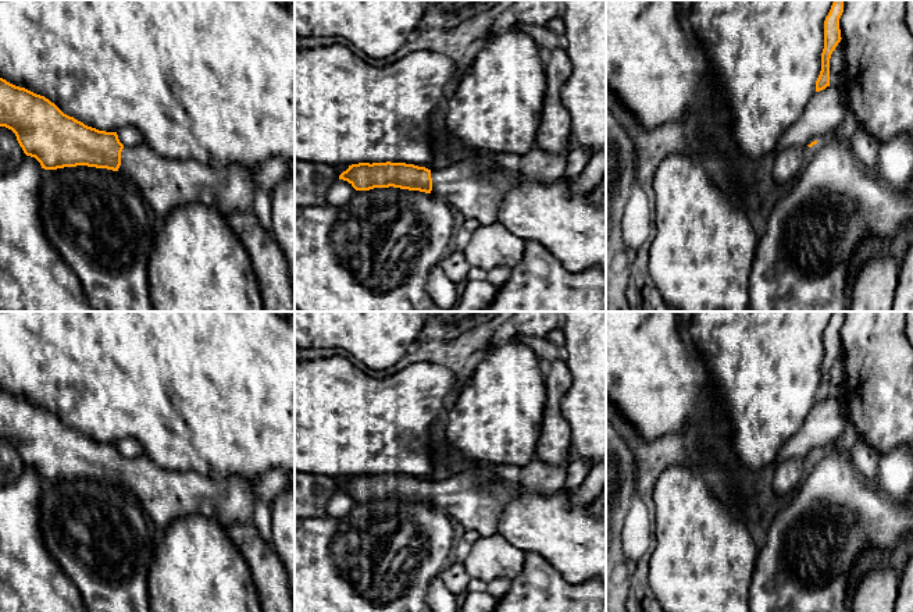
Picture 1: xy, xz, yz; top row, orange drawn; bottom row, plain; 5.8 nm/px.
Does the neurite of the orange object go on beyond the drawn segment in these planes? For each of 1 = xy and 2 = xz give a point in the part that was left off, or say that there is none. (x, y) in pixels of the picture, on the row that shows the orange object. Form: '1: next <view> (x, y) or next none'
1: next xy (166, 184)
2: next xz (474, 188)

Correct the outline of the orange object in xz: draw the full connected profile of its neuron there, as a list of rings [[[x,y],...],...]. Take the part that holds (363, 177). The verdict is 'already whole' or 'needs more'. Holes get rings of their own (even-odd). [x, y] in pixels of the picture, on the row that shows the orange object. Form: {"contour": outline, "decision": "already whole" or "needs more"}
{"contour": [[[570,136],[563,153],[546,153],[538,145],[527,154],[489,153],[474,160],[456,157],[446,168],[428,170],[406,163],[359,163],[352,164],[339,175],[356,191],[374,188],[400,188],[432,193],[460,211],[466,218],[474,218],[479,225],[497,221],[507,185],[502,172],[516,174],[541,184],[560,181],[566,175],[567,154],[577,146]]], "decision": "needs more"}

